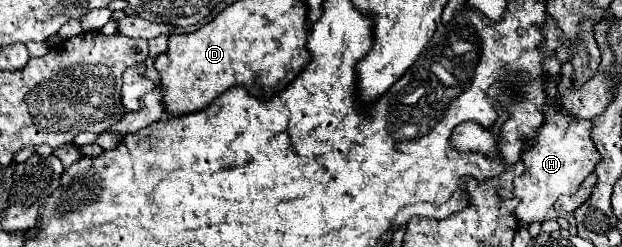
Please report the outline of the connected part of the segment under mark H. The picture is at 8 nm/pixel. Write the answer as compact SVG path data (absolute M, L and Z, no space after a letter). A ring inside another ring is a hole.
M547 16L543 34L545 34L545 48L547 48L545 50L547 58L543 62L543 68L549 72L547 104L543 106L545 122L537 130L537 136L525 144L525 150L521 154L525 172L521 174L519 180L513 182L513 186L515 186L513 194L521 200L519 206L515 208L515 218L517 218L519 228L525 228L531 222L559 218L559 212L555 212L555 208L553 208L555 200L563 194L575 194L579 184L593 172L593 168L599 160L599 152L591 140L591 120L577 120L577 118L569 116L565 110L559 110L553 102L555 84L557 84L559 72L561 72L561 64L559 64L555 52L557 52L557 46L561 44L563 34L551 16Z

